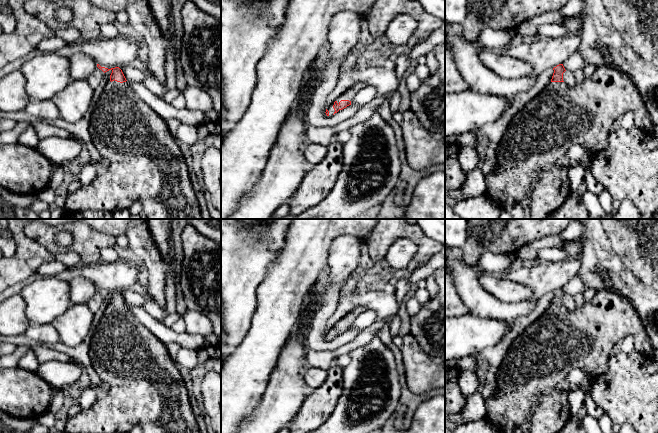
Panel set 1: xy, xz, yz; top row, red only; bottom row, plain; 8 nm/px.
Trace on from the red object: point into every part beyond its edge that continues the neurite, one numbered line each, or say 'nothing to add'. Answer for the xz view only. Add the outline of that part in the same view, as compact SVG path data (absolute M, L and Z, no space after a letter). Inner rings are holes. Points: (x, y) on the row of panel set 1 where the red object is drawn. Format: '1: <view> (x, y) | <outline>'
1: xz (349, 95) | M358 82L358 83L354 84L353 86L351 86L345 93L343 93L342 95L340 95L337 98L336 101L337 101L338 105L341 100L352 101L354 99L354 97L356 96L356 94L364 87L366 87L366 84L364 82Z

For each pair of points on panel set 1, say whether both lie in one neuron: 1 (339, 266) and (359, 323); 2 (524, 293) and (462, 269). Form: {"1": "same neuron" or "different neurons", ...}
{"1": "different neurons", "2": "different neurons"}

